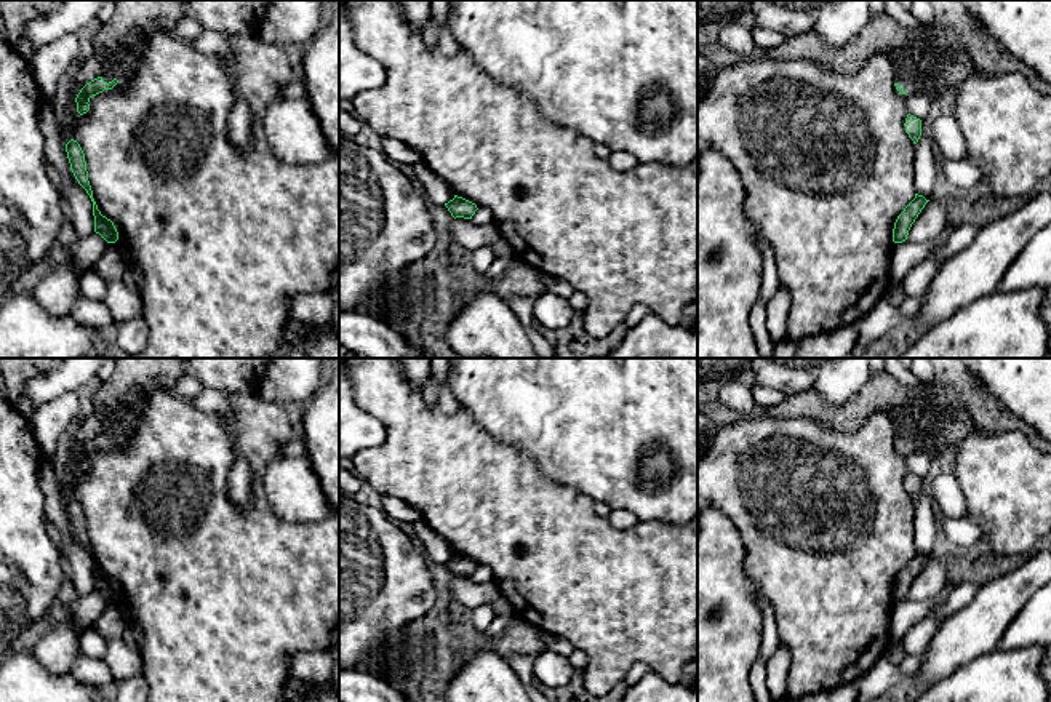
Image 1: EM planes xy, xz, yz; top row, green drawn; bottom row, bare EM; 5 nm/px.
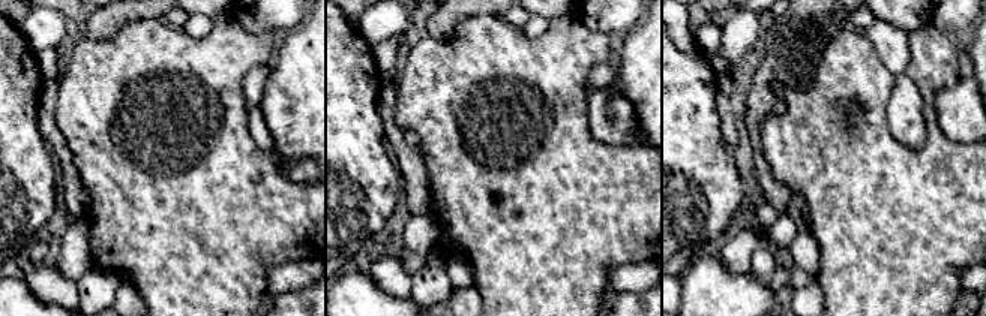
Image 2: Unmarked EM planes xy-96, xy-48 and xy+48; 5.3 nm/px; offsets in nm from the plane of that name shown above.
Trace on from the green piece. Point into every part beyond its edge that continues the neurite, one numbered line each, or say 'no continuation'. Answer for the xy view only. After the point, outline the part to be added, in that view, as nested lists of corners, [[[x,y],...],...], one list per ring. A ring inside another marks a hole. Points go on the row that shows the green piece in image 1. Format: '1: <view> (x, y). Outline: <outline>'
1: xy (117, 42). Outline: [[[115,0],[114,16],[99,26],[88,53],[102,66],[102,80],[125,78],[150,34],[173,34],[187,13],[186,0]]]

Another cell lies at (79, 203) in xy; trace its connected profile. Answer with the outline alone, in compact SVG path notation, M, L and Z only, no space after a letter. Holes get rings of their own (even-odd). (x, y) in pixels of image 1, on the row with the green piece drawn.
M45 99L40 106L38 125L43 136L45 158L59 173L64 184L67 219L72 222L78 238L86 237L94 232L93 201L70 170L61 126L50 99Z

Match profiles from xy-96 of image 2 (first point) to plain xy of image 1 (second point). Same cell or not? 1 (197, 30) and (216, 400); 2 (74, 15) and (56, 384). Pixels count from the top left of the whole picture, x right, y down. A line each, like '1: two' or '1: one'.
1: one
2: two

